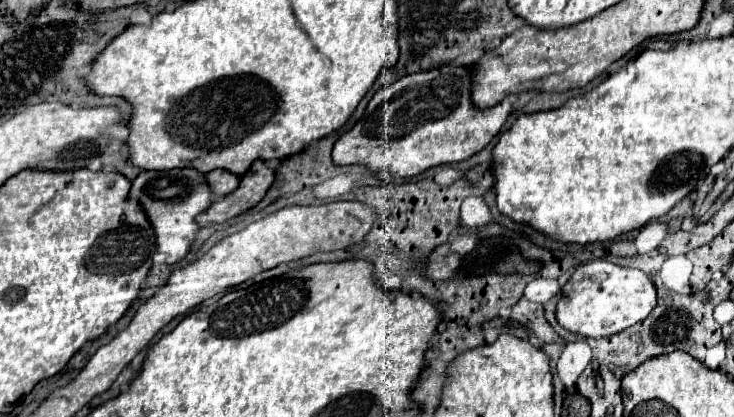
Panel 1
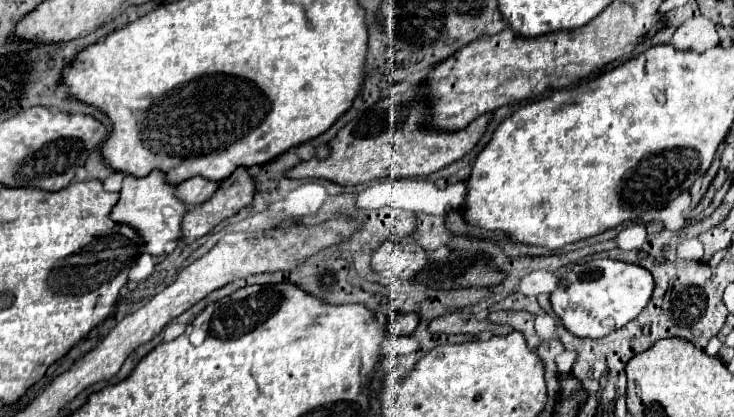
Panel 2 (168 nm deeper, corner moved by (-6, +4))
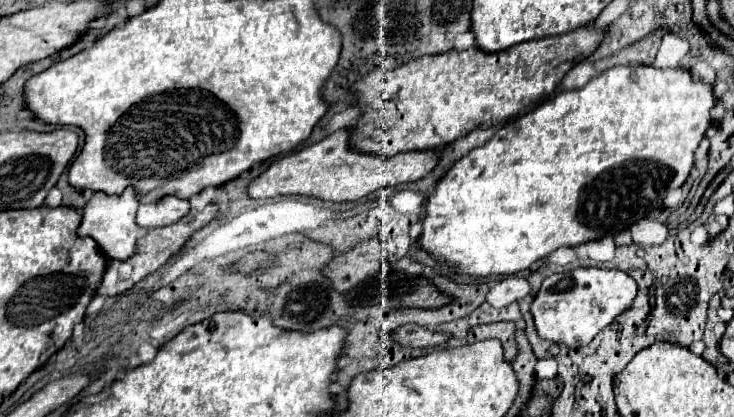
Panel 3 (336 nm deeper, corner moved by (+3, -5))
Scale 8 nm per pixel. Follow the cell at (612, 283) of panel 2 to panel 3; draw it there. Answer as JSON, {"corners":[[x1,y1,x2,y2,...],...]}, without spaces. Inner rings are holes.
{"corners":[[575,268,553,274,541,282,541,288,531,302,535,330,541,338,569,348,585,346,599,330,609,326,615,316,625,312,635,296,635,280,615,268]]}

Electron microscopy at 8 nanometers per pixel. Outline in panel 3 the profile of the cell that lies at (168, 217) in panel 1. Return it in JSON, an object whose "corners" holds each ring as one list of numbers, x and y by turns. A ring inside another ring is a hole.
{"corners":[[127,188,121,196,109,196,105,192,95,192,93,198,81,208,83,220,79,224,79,236,83,238,95,238,99,248,103,250,109,260,127,260,137,246,137,240,147,234,145,228,139,228,135,224,135,214,137,214,137,196,133,188]]}

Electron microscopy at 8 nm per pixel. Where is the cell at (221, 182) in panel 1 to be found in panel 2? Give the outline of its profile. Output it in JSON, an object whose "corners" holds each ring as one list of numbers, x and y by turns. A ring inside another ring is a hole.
{"corners":[[192,177,184,183,180,183,178,197,186,205,200,205,206,199,210,199,216,193,218,187,220,187,218,181,210,181,210,179,204,179,204,177]]}

